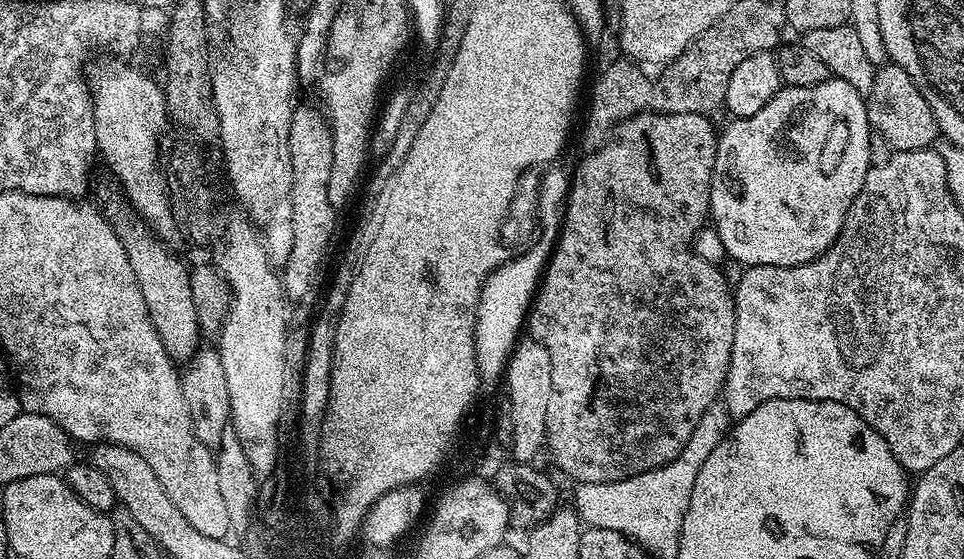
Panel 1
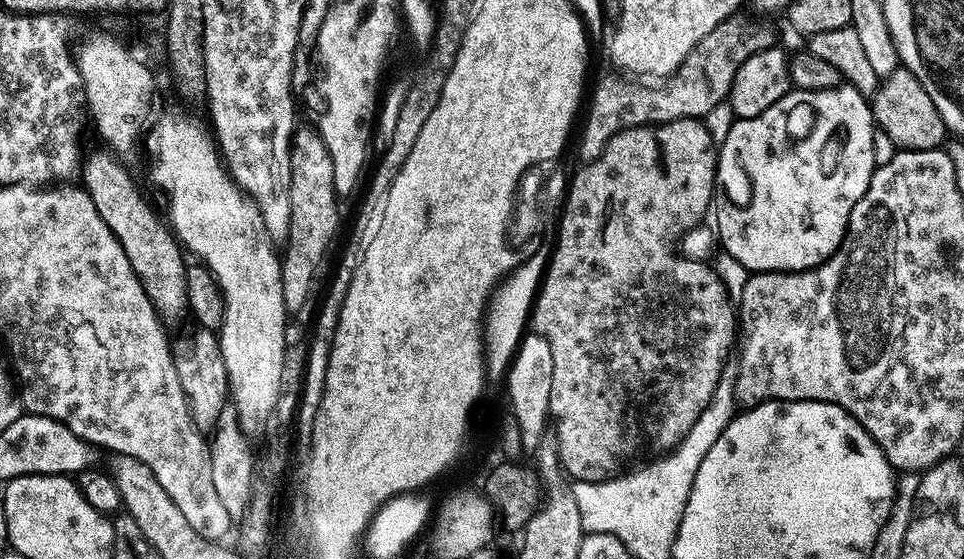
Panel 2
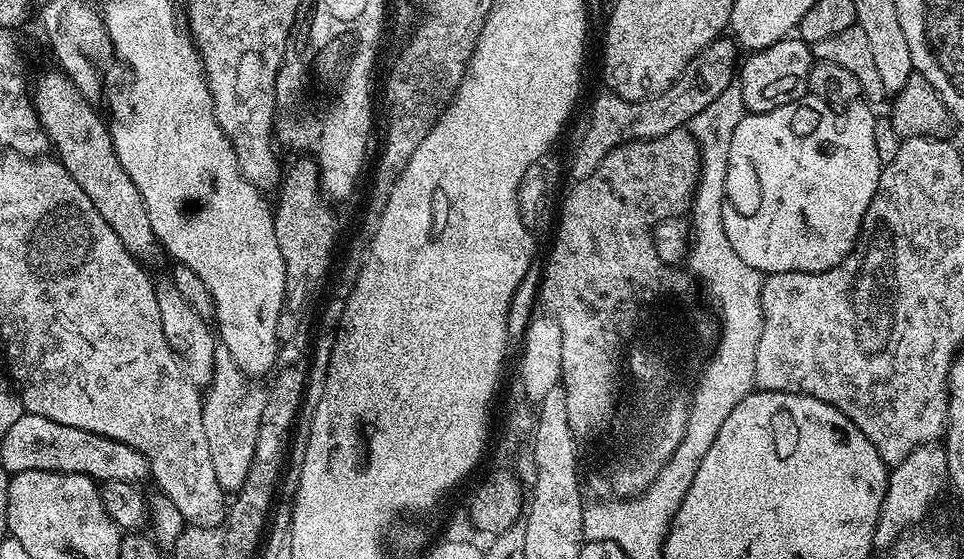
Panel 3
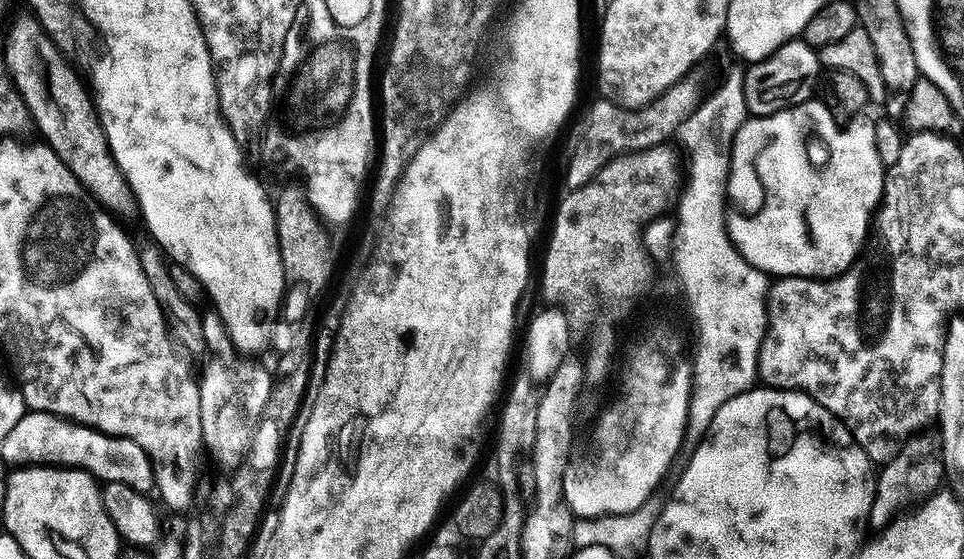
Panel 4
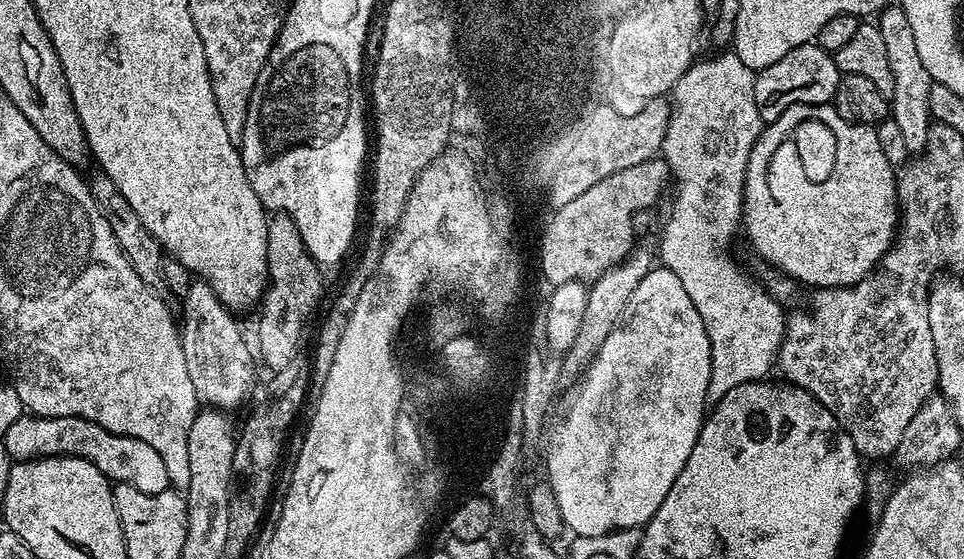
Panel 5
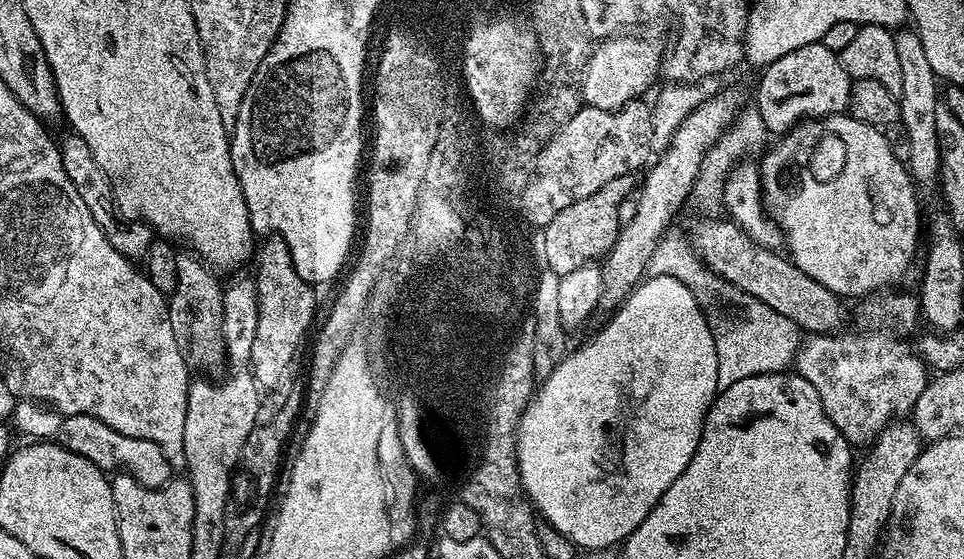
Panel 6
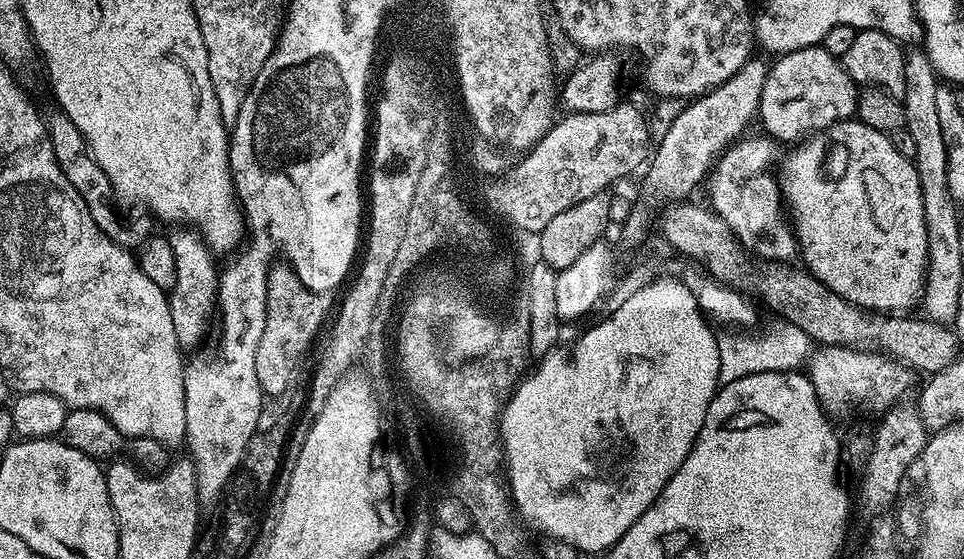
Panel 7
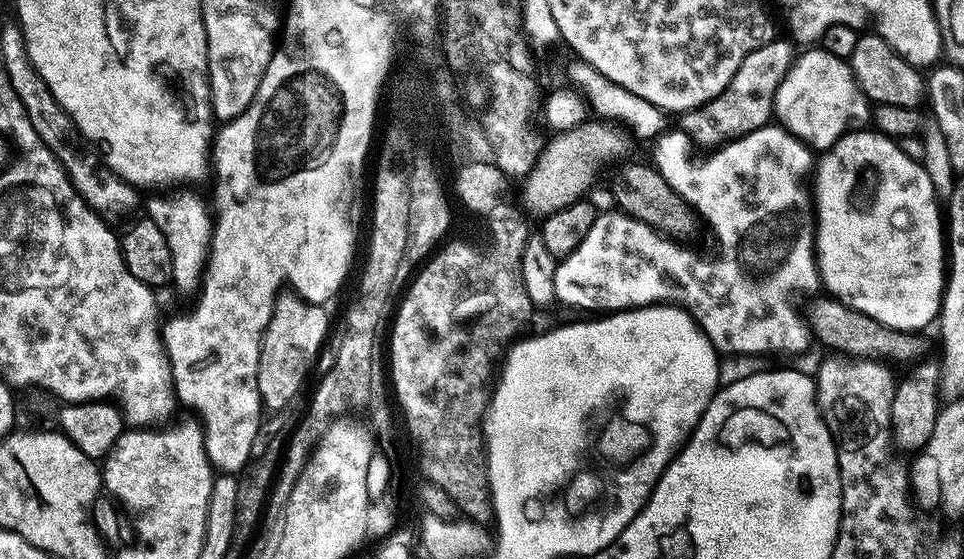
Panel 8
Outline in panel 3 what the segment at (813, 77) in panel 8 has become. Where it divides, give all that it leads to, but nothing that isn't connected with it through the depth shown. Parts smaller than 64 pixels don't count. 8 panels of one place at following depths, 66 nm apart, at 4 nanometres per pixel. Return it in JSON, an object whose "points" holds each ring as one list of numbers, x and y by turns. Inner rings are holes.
{"points":[[785,38,774,42,768,48,753,51,748,61,738,68,738,85,742,94,742,102,749,113,769,112,778,106,794,104,808,92,808,75,814,63,812,49,799,38]]}

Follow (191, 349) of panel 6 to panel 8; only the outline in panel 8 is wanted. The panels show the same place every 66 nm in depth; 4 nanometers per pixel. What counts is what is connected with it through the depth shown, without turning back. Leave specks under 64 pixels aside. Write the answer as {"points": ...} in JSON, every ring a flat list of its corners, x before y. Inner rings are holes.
{"points":[[178,190,174,196,164,196,168,194,156,194,149,200,146,208,147,217,158,226,158,230,165,235,166,246,170,248,171,274,173,289,177,289,182,295,195,295,203,283,204,270,207,268,208,249,211,248,212,230,214,227,209,209,208,212,203,202,190,190]]}

